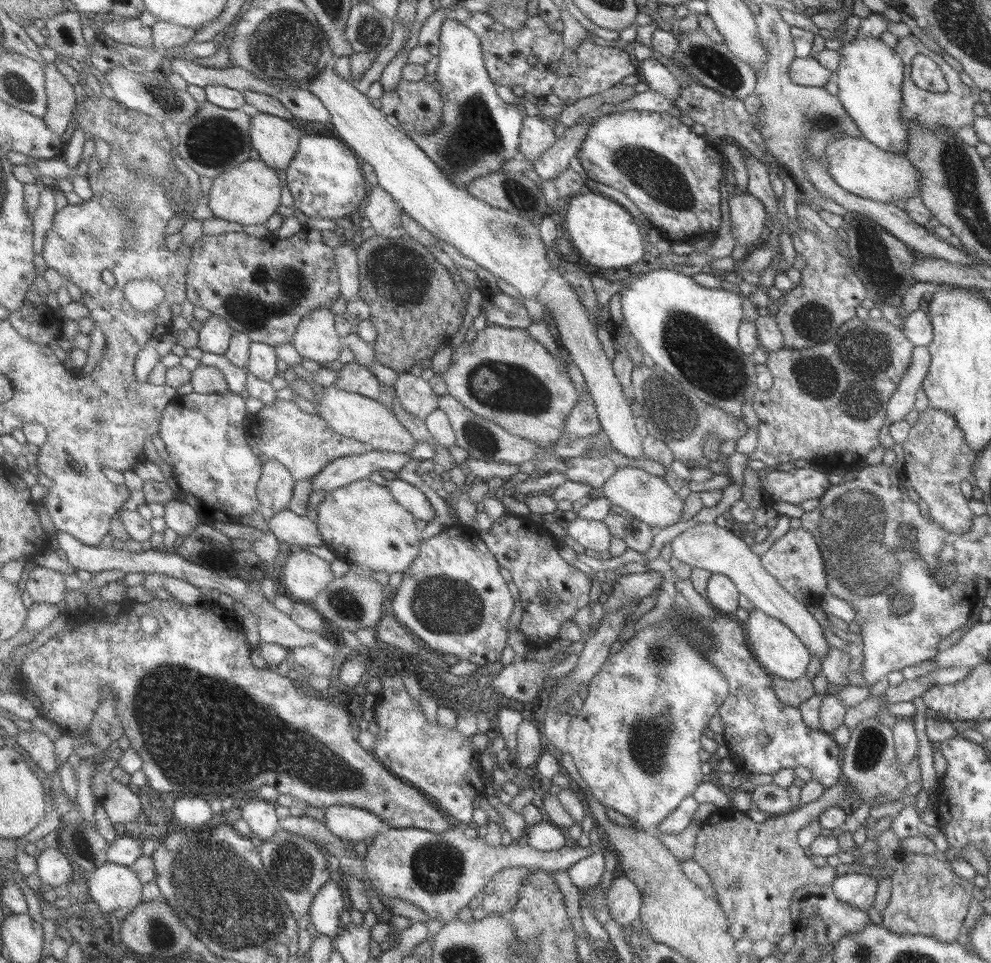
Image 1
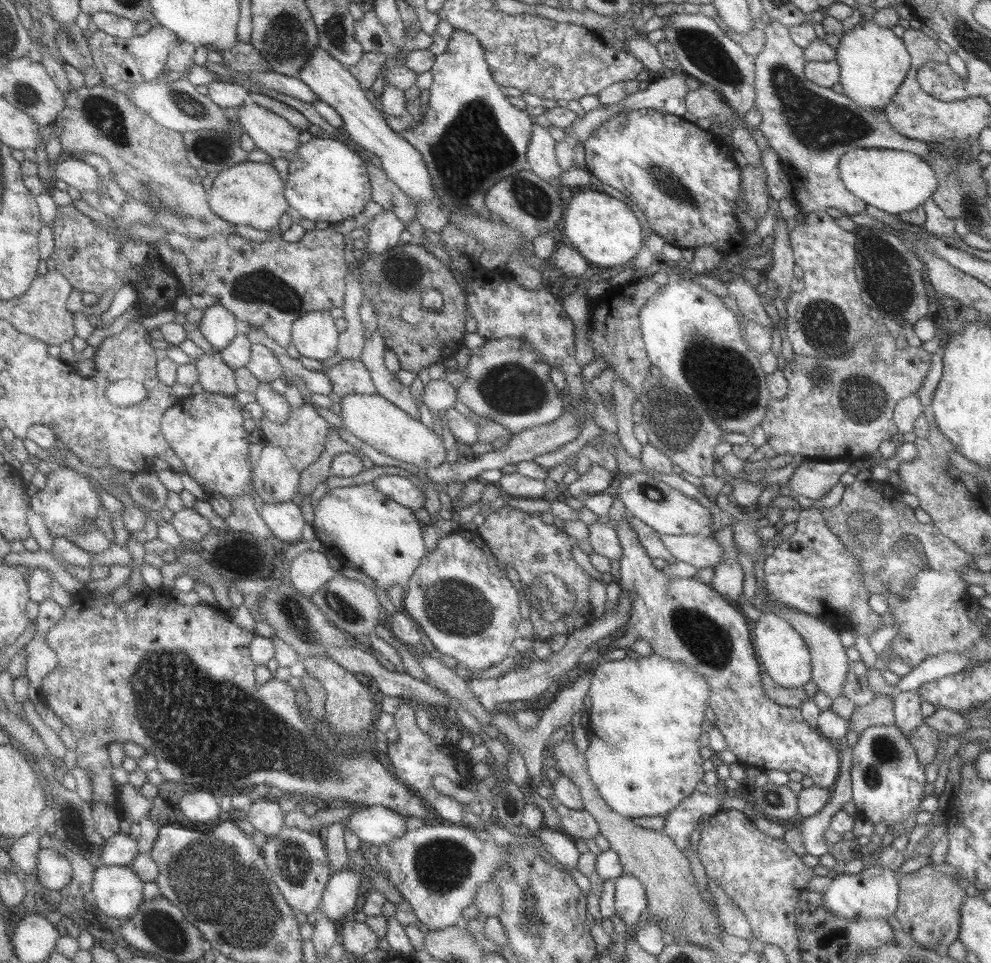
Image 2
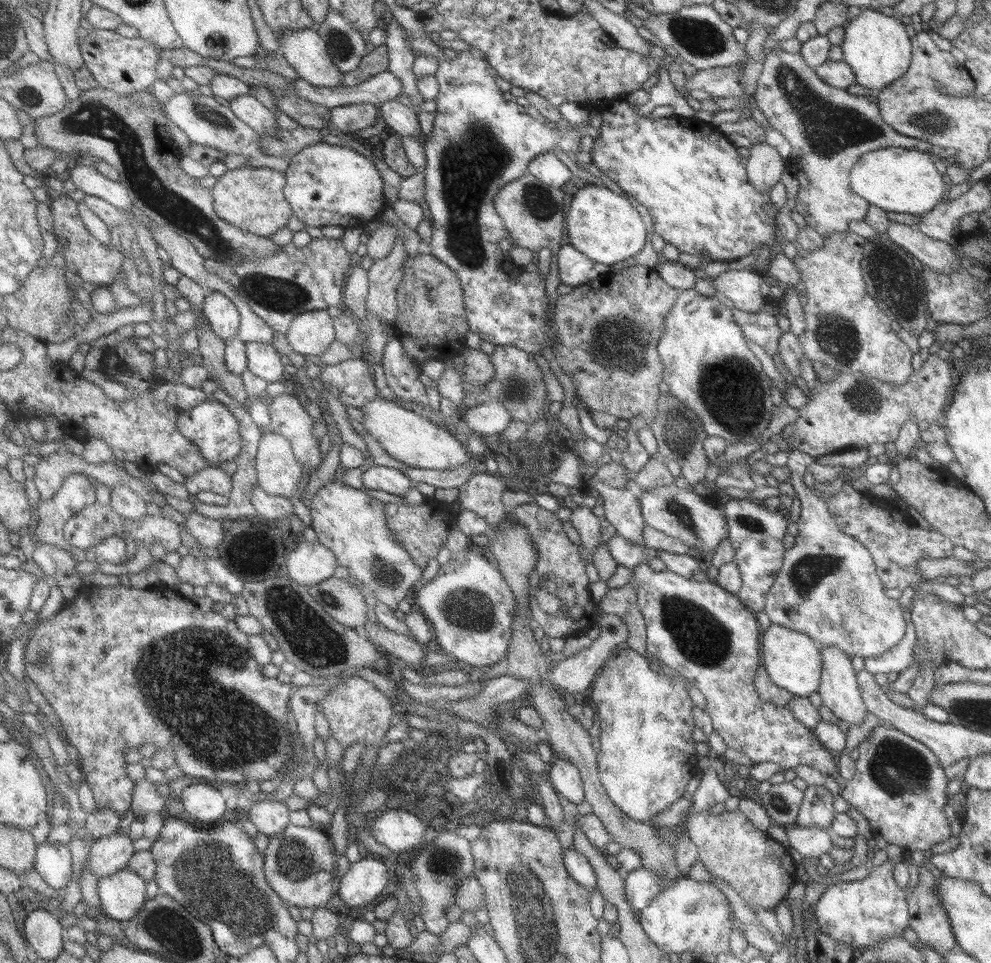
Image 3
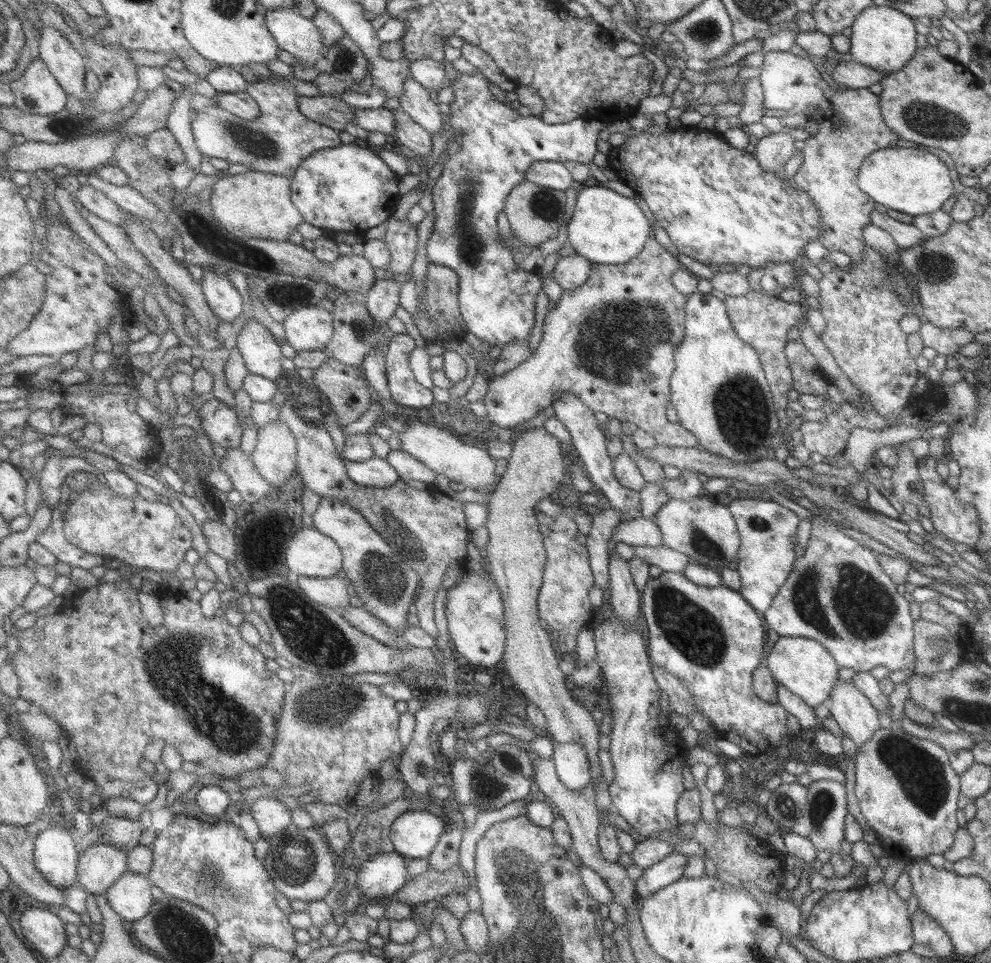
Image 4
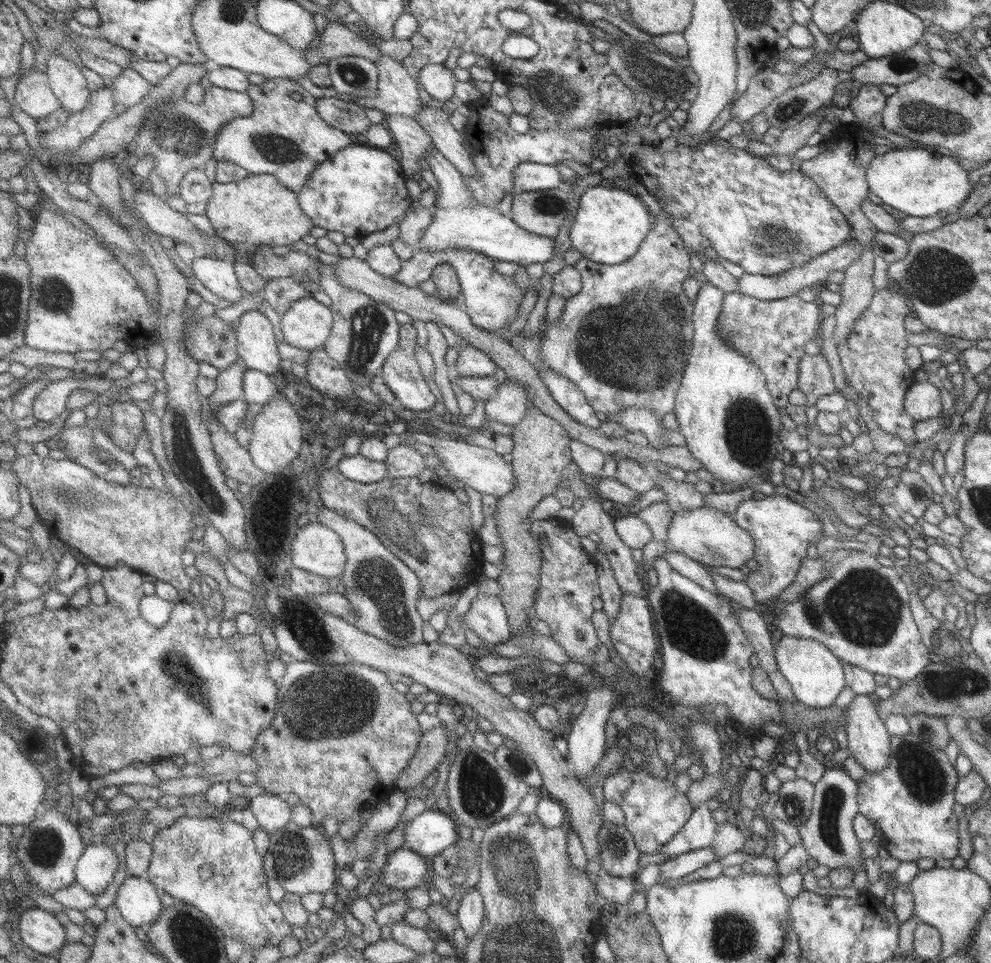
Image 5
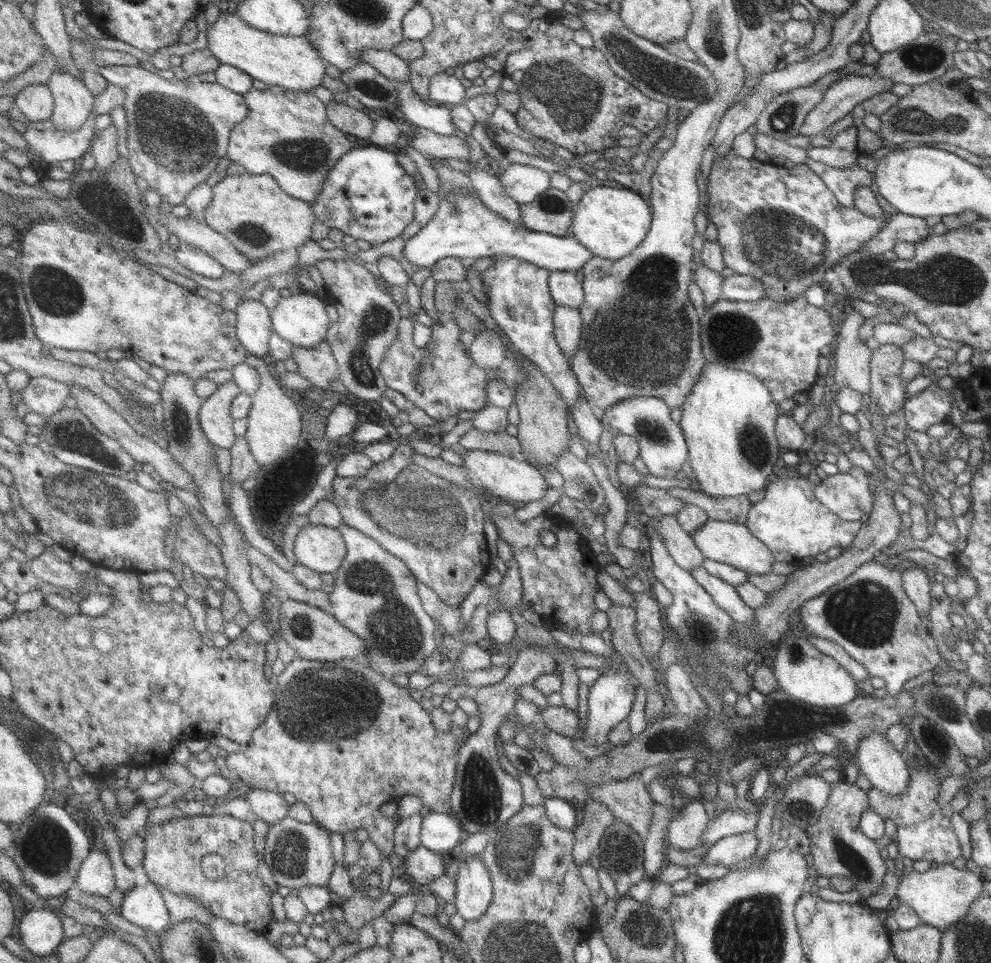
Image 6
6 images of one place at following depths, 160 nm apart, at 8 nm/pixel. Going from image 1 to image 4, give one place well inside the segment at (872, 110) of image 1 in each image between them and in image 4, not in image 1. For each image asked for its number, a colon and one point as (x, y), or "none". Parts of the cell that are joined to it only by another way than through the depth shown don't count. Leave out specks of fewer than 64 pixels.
2: (872, 61)
3: (875, 46)
4: (882, 38)

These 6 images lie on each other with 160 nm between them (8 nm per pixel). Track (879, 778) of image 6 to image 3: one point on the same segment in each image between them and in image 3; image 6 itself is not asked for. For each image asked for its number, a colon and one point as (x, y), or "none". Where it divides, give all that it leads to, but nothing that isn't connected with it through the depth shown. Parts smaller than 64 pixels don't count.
3: (838, 692)
4: (857, 720)
5: (868, 743)

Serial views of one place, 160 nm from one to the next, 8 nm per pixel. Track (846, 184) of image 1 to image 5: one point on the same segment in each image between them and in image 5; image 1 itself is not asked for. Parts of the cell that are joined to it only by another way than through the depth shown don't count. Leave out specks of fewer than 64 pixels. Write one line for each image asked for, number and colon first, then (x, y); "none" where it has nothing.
2: (893, 182)
3: (897, 180)
4: (907, 180)
5: (919, 183)

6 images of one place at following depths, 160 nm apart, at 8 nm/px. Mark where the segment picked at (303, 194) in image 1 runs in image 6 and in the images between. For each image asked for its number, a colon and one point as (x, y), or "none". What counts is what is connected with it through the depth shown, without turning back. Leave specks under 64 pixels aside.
2: (327, 181)
3: (327, 185)
4: (348, 189)
5: (361, 190)
6: (368, 196)

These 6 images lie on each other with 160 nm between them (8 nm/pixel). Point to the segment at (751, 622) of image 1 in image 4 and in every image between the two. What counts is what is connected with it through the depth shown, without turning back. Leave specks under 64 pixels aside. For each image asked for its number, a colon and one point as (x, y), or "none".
2: (781, 654)
3: (791, 660)
4: (802, 666)

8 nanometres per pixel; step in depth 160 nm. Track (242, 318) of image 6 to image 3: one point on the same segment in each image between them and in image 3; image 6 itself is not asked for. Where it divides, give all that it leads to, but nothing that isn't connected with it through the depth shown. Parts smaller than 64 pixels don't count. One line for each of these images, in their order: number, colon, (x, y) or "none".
3: (264, 360)
4: (261, 351)
5: (258, 346)

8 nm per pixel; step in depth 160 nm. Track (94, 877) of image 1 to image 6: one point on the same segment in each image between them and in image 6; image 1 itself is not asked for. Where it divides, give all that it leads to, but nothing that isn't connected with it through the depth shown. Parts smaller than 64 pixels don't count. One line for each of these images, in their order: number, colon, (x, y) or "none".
2: (118, 891)
3: (123, 895)
4: (131, 896)
5: (138, 899)
6: (144, 906)

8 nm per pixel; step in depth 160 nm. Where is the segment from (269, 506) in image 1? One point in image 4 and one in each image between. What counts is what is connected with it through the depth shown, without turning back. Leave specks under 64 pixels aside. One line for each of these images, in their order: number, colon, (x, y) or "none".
2: (277, 480)
3: (279, 471)
4: (275, 457)

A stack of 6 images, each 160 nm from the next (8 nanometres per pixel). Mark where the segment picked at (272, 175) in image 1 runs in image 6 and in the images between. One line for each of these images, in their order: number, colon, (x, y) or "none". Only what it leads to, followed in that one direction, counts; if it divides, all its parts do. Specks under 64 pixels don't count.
2: (252, 194)
3: (253, 199)
4: (258, 205)
5: (258, 211)
6: (252, 211)

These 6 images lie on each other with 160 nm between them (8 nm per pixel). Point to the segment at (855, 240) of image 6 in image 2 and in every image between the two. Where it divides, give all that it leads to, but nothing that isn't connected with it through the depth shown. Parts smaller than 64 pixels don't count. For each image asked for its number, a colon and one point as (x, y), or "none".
2: (683, 179)
3: (688, 176)
4: (715, 204)
5: (765, 221)

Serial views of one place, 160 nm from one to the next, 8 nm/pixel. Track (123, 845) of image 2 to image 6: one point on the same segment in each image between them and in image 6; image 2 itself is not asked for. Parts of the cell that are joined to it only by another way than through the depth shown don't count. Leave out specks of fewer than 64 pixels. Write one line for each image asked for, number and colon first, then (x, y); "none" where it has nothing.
3: (108, 855)
4: (100, 866)
5: (96, 869)
6: (96, 876)

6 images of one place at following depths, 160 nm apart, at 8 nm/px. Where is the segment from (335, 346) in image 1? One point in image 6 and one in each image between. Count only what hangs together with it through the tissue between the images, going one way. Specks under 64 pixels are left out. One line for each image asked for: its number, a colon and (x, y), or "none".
2: (315, 335)
3: (311, 334)
4: (311, 328)
5: (308, 324)
6: (302, 319)

